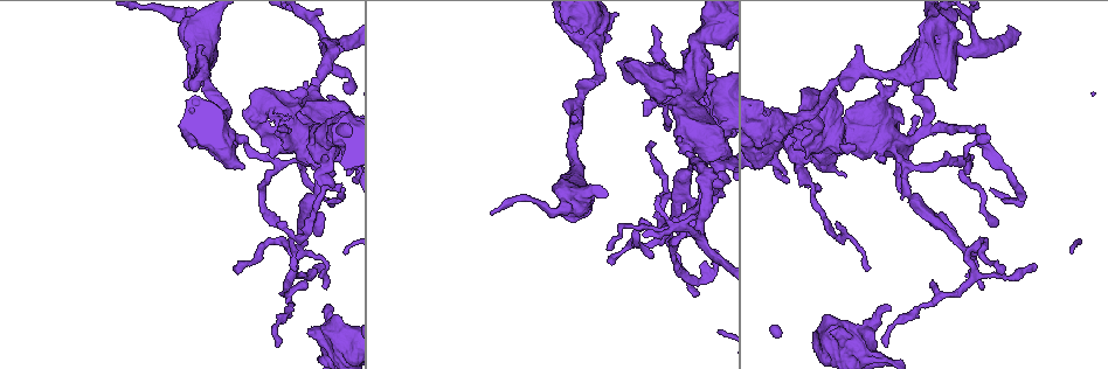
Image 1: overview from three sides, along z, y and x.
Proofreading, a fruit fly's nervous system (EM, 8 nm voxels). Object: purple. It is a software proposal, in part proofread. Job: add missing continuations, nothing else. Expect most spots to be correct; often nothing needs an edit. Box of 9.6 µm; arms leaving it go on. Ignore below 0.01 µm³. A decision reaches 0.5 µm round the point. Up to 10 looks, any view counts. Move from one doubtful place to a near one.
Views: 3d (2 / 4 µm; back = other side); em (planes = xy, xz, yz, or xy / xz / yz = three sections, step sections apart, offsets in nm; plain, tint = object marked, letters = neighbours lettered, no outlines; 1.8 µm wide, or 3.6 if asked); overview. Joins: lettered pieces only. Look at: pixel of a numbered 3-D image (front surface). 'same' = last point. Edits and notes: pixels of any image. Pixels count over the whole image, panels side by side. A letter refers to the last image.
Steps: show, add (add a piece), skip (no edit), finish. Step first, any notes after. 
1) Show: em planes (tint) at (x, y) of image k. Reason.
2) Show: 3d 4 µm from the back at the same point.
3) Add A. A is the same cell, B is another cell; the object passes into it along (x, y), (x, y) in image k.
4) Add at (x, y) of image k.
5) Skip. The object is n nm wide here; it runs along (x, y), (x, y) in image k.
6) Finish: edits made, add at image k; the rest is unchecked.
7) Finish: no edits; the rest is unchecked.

Show: em xy step 8 (letters) at (236, 147) of image 1. Branch stops here.

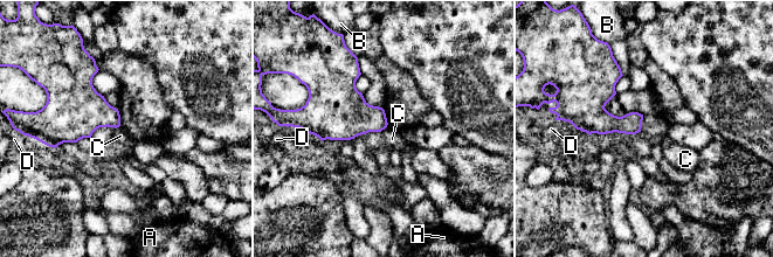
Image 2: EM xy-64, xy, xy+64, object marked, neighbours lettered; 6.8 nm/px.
Show: em planes (letters) at the same point. Another direction.

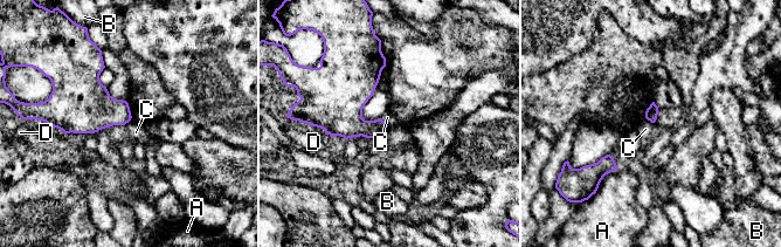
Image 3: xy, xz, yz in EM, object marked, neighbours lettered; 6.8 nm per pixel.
Skip. A, B, C and D are other cells; a border runs along (380, 118), (388, 125) in image 3; no lettered piece goes on from it.

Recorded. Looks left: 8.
Show: 3d 4 µm at (655, 79) of image 1. Abrupt turn.

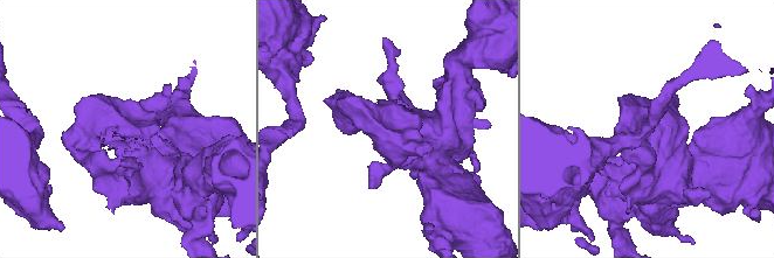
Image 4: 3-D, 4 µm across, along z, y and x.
Show: em 3.6 µm planes (plain) at (391, 126) of image 4. 4 arms meet here; now the EM.

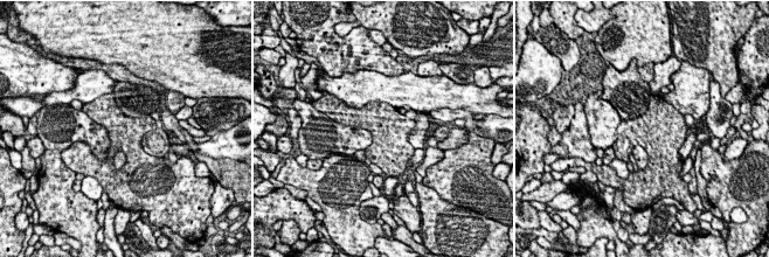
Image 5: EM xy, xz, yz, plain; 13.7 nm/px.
Show: em 3.6 µm planes (letters) at the same point.

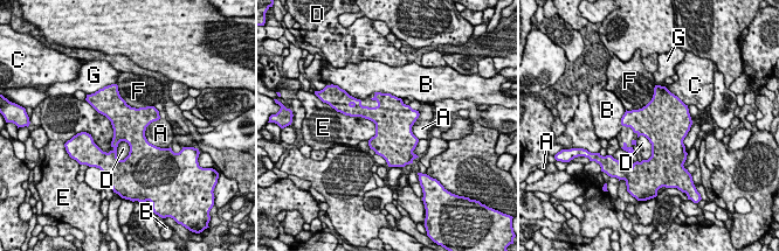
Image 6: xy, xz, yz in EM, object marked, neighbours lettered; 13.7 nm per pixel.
Skip. The object is 460 nm wide here; A, B, C, D, E, F and G are other cells; a border runs along (89, 103), (110, 121), (111, 146) in image 6; no lettered piece goes on from it.

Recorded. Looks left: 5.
Show: 3d 4 µm from the back at (717, 100) of image 1. Closes a loop.

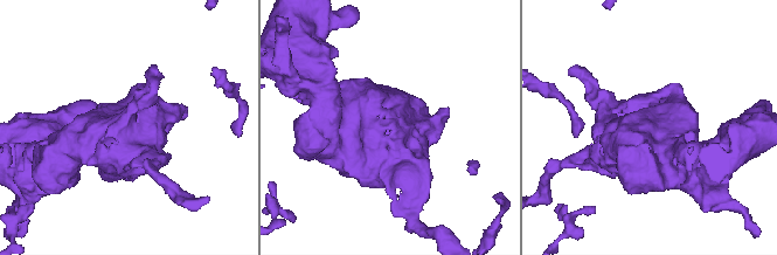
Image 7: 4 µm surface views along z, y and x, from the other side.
Show: em 3.6 µm planes (tint) at (388, 121) of image 7.

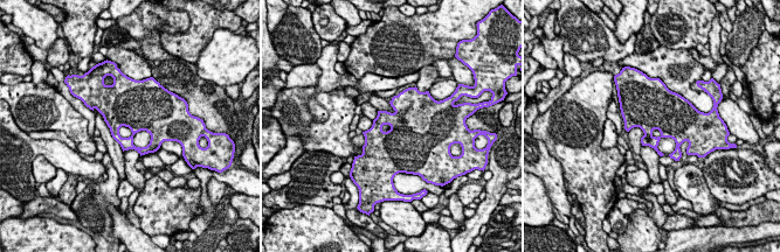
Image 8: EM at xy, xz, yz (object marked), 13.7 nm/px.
Show: em 3.6 µm planes (letters) at the same point.

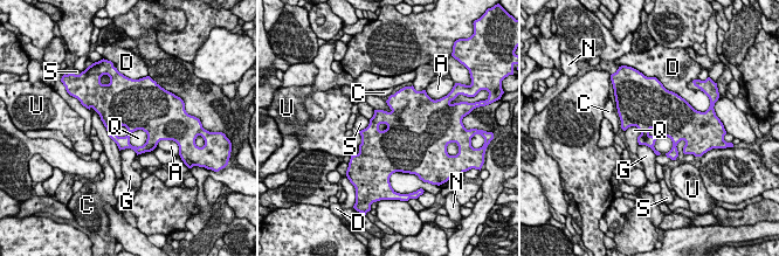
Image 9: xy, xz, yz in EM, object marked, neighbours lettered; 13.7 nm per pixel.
Skip. The object is 360 nm wide here; A, C, D, G, N, Q, S and U are other cells; a border runs along (146, 132), (135, 130), (129, 143) in image 9; none of them fits.

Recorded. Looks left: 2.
Show: em planes (letters) at (954, 88) of image 1. An open end.

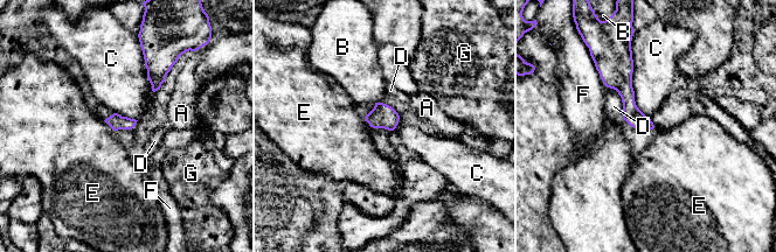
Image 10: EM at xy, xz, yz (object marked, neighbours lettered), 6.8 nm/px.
Skip. A, B, C, D, E, F and G are other cells; a border runs along (630, 43), (634, 100), (649, 118) in image 10; no lettered piece goes on from it.

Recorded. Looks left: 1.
Finish: no edits; the rest is unchecked.

